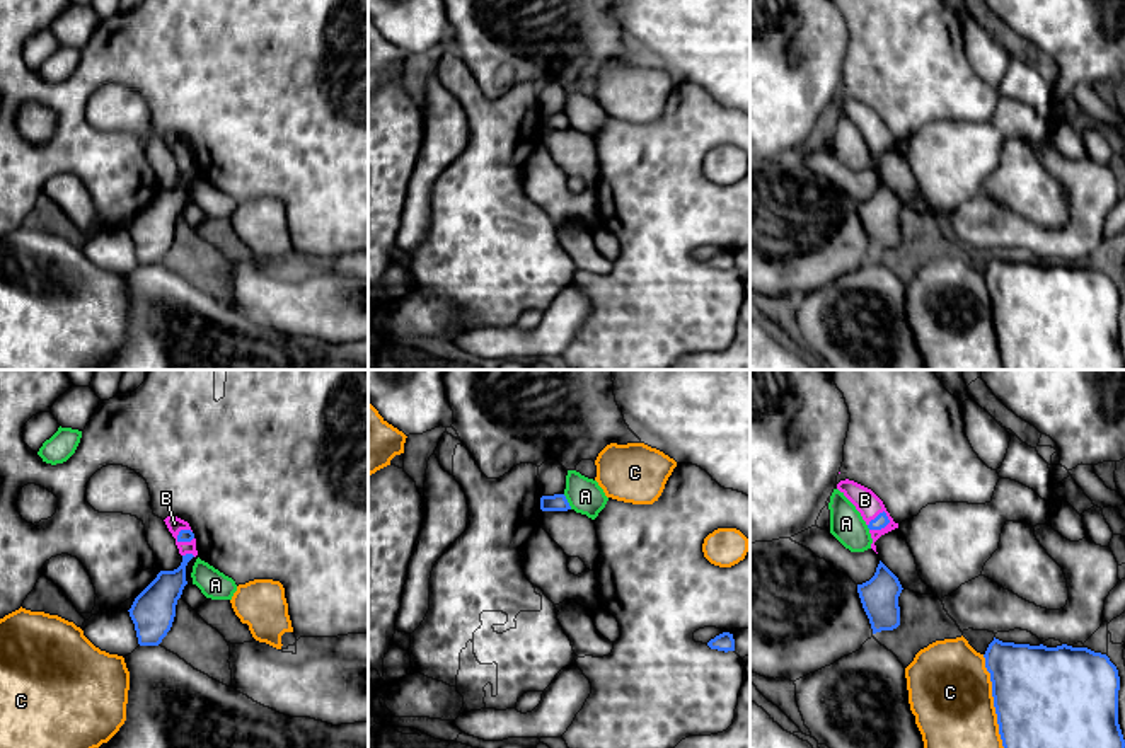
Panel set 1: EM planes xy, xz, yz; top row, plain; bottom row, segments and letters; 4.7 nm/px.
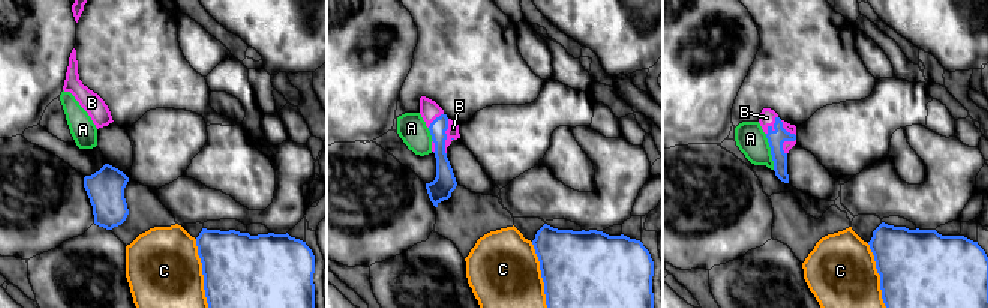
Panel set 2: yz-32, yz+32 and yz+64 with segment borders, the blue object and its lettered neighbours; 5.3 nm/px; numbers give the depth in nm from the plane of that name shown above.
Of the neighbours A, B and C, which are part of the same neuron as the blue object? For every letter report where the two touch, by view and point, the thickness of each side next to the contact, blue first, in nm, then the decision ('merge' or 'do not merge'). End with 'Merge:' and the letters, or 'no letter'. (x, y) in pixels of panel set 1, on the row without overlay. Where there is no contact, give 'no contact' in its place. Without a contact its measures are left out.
A: contact xz (566, 120); calibres 80 and 170 nm; do not merge
B: contact yz (885, 143); calibres 70 and 110 nm; merge
C: contact yz (994, 321); calibres 500 and 400 nm; do not merge
Merge: B

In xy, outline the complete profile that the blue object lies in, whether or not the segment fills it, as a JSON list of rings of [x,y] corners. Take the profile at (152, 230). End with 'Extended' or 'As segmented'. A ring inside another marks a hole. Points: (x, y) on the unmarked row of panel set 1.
[[[167,135],[164,140],[176,157],[182,181],[174,189],[160,189],[157,196],[135,216],[128,228],[140,264],[159,264],[170,249],[177,218],[188,203],[186,184],[198,174],[196,157],[189,141],[177,135]]]. Extended

